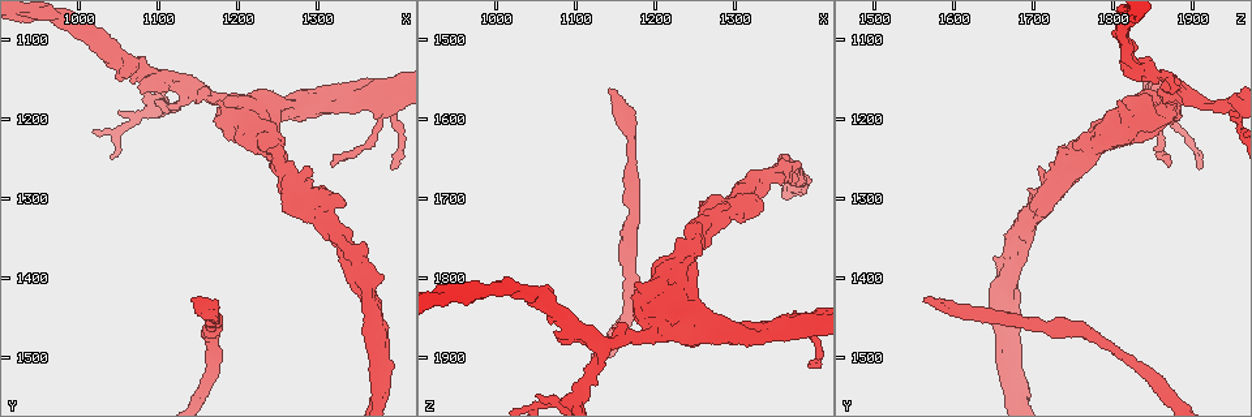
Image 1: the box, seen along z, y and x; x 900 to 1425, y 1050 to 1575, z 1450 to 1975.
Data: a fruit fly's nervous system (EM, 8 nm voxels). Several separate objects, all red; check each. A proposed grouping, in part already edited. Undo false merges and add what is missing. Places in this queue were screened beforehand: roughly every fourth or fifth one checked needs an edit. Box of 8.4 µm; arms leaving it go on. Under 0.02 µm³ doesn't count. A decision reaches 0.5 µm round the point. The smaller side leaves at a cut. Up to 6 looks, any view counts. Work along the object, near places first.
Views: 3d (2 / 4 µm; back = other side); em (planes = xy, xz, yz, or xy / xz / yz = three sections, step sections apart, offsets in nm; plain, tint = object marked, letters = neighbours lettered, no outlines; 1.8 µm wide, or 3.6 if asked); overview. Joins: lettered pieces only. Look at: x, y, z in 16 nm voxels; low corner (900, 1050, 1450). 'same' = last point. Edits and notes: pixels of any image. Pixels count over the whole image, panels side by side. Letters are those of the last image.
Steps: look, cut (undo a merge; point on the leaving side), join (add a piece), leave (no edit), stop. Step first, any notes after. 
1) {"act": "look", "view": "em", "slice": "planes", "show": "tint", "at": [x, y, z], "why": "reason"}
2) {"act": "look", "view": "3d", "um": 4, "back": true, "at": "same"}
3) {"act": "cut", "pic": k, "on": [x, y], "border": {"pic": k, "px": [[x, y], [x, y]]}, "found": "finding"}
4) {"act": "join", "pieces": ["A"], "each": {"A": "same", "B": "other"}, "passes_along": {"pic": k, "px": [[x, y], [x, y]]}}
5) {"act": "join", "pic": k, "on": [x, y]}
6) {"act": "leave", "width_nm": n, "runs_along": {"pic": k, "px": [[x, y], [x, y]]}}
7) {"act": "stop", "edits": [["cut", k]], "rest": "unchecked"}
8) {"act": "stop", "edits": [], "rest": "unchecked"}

{"act": "look", "view": "3d", "um": 4, "at": [1135, 1165, 1885]}

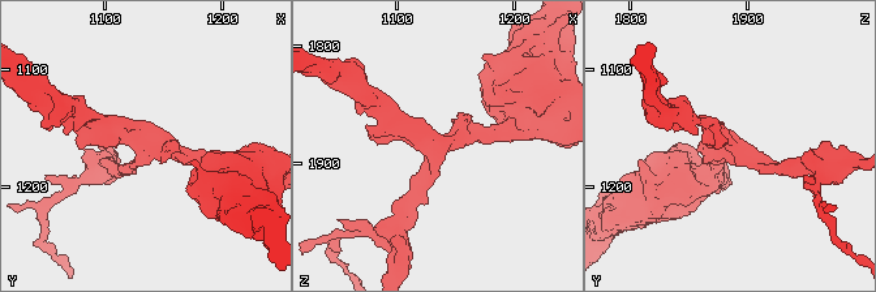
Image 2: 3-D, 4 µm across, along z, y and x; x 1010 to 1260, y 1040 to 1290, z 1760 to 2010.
{"act": "look", "view": "em", "um": 3.6, "slice": "xz", "step": 8, "show": "tint", "at": [1134, 1162, 1884], "arms": 3, "arm_widths_nm": [170, 220, 220]}

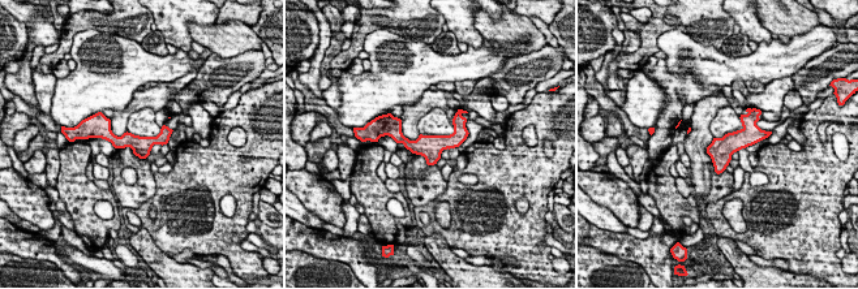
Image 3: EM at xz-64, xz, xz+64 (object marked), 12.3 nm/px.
{"act": "look", "view": "em", "um": 3.6, "slice": "planes", "show": "letters", "at": "same"}

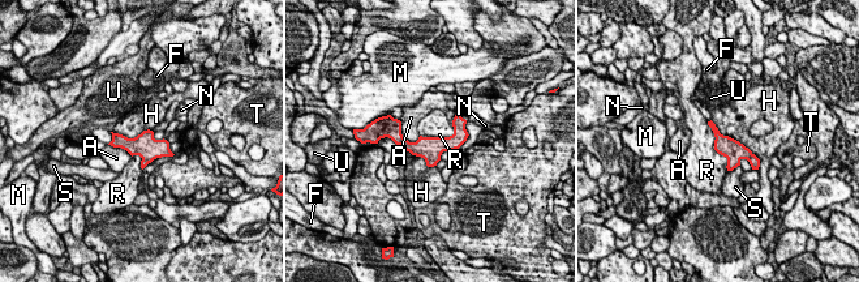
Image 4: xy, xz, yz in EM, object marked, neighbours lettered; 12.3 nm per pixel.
{"act": "leave", "longest_contact_nm": ["H", 850], "each": {"A": "other", "F": "other", "H": "other", "M": "other", "N": "other", "R": "other", "S": "other", "T": "other", "U": "other"}, "border": {"pic": 4, "px": [[707, 122], [727, 170]]}, "found": "all the same neuron"}

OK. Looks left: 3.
{"act": "look", "view": "3d", "um": 2, "at": [1335, 1305, 1710], "why": "free end"}

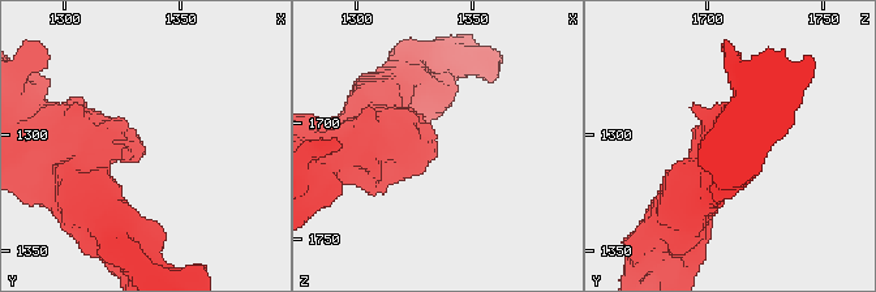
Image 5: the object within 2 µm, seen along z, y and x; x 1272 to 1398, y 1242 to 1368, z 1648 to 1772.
{"act": "look", "view": "em", "slice": "xy", "step": 4, "show": "letters", "at": [1334, 1305, 1713], "why": "need the tissue"}

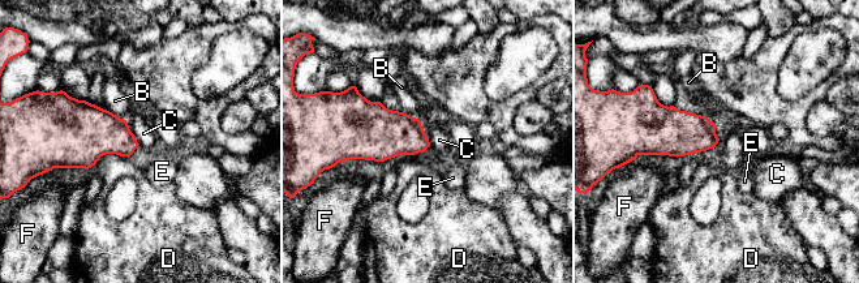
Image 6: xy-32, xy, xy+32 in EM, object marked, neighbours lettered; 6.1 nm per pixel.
{"act": "look", "view": "em", "slice": "planes", "show": "letters", "at": "same"}

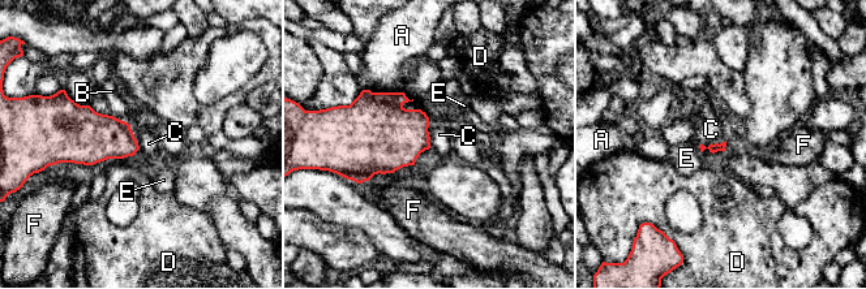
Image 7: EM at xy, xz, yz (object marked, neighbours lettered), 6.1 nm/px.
{"act": "leave", "each": {"A": "other", "B": "other", "C": "other", "D": "other", "E": "other", "F": "other"}, "border": {"pic": 7, "px": [[428, 121], [431, 147]]}, "found": "none of them fits"}

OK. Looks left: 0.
{"act": "stop", "edits": [], "rest": "unchecked"}

